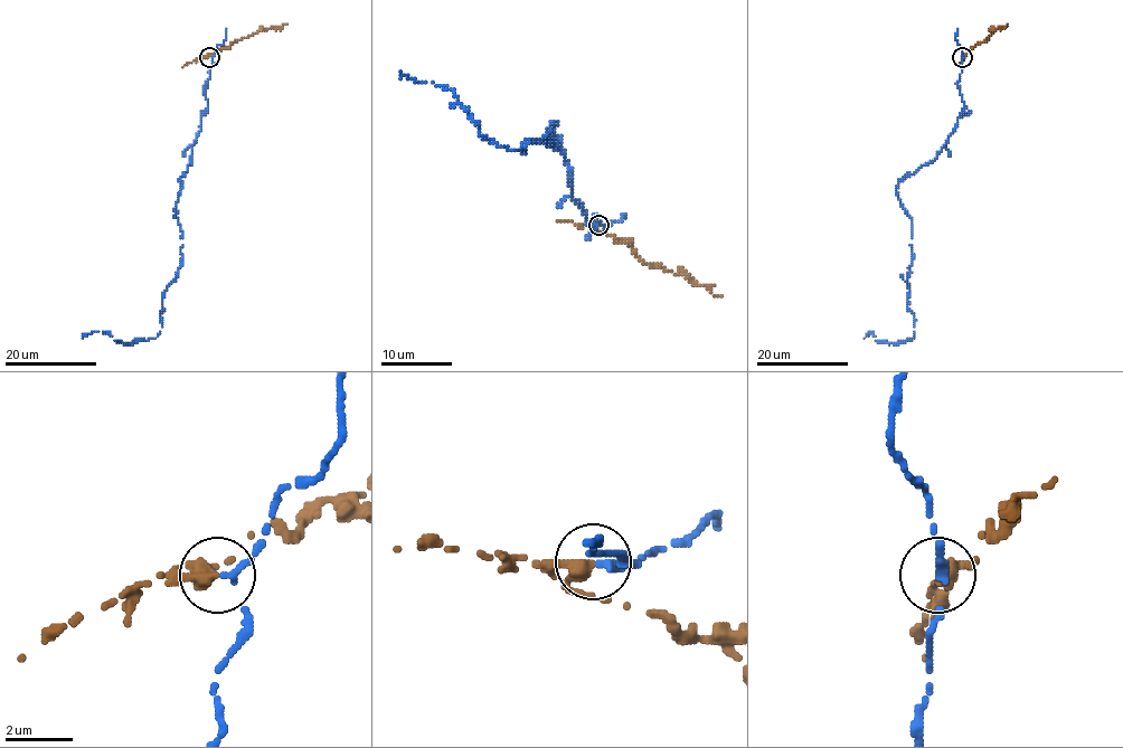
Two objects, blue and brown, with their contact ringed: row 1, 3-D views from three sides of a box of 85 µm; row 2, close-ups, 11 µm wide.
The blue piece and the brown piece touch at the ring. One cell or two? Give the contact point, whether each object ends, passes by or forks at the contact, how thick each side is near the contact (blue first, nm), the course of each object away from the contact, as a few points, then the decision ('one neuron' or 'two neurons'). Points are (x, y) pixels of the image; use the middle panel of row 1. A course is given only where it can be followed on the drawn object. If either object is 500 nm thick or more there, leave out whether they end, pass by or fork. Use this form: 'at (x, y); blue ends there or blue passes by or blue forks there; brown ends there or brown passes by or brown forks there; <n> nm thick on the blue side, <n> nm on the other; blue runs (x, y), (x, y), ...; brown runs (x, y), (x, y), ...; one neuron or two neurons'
at (598, 225); blue passes by; brown passes by; 190 nm thick on the blue side, 320 nm on the other; blue runs (600, 226), (573, 197), (555, 120), (556, 149), (526, 138), (513, 151), (480, 133), (451, 88), (399, 72); brown runs (600, 226), (597, 233), (626, 242), (643, 263), (685, 274), (697, 286), (720, 295); two neurons

